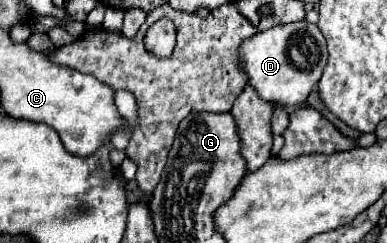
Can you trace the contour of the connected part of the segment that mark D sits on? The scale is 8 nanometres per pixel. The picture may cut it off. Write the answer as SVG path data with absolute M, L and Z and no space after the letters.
M297 21L291 25L271 27L263 33L259 31L253 39L247 39L241 47L241 59L245 63L249 83L261 99L281 107L303 107L327 65L327 45L317 25Z

